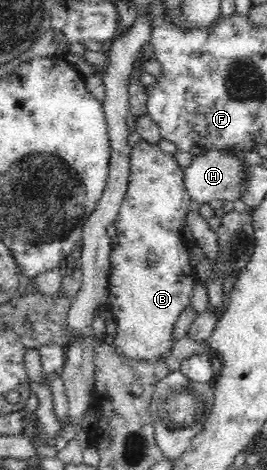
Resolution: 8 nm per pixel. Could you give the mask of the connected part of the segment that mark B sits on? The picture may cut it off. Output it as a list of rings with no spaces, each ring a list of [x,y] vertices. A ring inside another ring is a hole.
[[[145,140],[132,147],[130,155],[129,185],[119,208],[116,220],[116,243],[112,244],[110,253],[111,269],[109,272],[108,298],[105,303],[117,323],[117,333],[110,339],[117,353],[135,361],[159,361],[171,355],[175,338],[173,329],[179,316],[191,303],[195,285],[198,282],[196,270],[189,262],[190,243],[182,235],[183,217],[189,212],[192,200],[185,191],[183,169],[177,159],[165,153],[159,144],[151,144]],[[155,253],[156,263],[151,268],[147,257]]]

